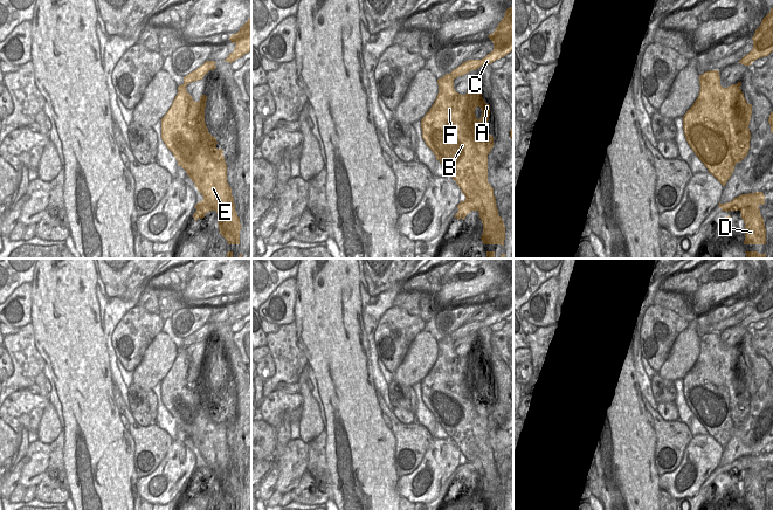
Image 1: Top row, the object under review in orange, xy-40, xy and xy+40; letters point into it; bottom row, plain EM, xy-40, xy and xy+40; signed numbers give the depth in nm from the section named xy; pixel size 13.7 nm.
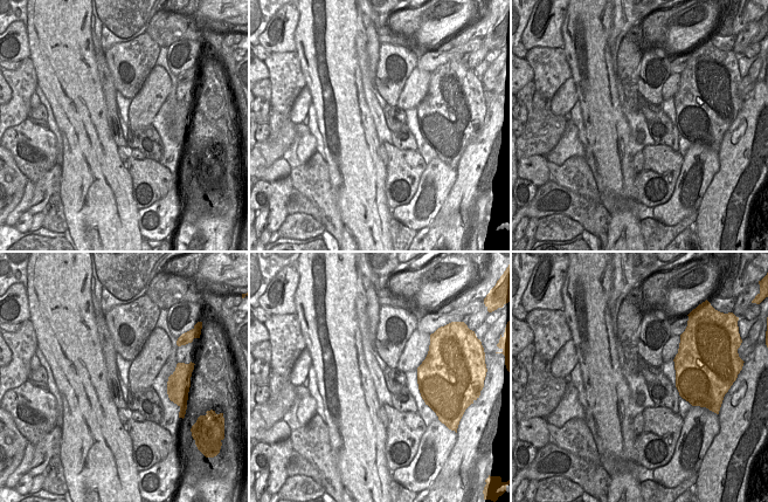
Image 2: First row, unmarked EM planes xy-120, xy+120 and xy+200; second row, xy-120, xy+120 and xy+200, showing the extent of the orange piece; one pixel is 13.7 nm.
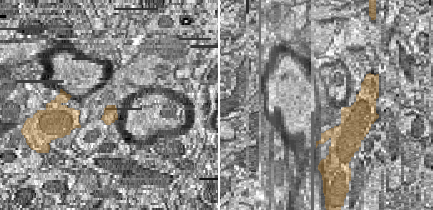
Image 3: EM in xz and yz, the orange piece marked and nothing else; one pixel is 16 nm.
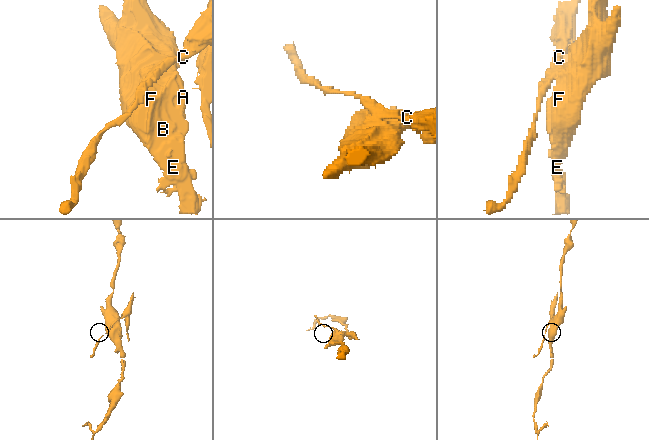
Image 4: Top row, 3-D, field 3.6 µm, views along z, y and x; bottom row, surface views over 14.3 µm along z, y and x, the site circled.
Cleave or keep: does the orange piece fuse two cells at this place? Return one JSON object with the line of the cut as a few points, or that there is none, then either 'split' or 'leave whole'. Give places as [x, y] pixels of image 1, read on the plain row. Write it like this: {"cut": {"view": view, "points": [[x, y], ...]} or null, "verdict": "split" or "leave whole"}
{"cut": {"view": "xy", "points": [[449, 336], [454, 340]]}, "verdict": "split"}

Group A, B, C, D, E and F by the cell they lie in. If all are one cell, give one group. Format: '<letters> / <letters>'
A B D E F / C

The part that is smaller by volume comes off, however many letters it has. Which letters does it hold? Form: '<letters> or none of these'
C

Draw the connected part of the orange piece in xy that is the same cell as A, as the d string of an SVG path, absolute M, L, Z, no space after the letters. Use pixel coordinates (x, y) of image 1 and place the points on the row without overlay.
M450 336L437 342L437 359L421 381L422 400L465 457L465 462L457 467L455 480L464 482L468 475L477 473L483 485L482 504L504 508L505 488L498 476L494 450L488 444L488 416L494 409L494 399L486 391L490 366L484 364L477 344L461 357L454 351L454 342Z

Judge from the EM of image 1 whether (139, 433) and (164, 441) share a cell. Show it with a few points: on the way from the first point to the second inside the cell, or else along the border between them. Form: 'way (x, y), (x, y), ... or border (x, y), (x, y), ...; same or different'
way (145, 438), (150, 441), (158, 441); same

